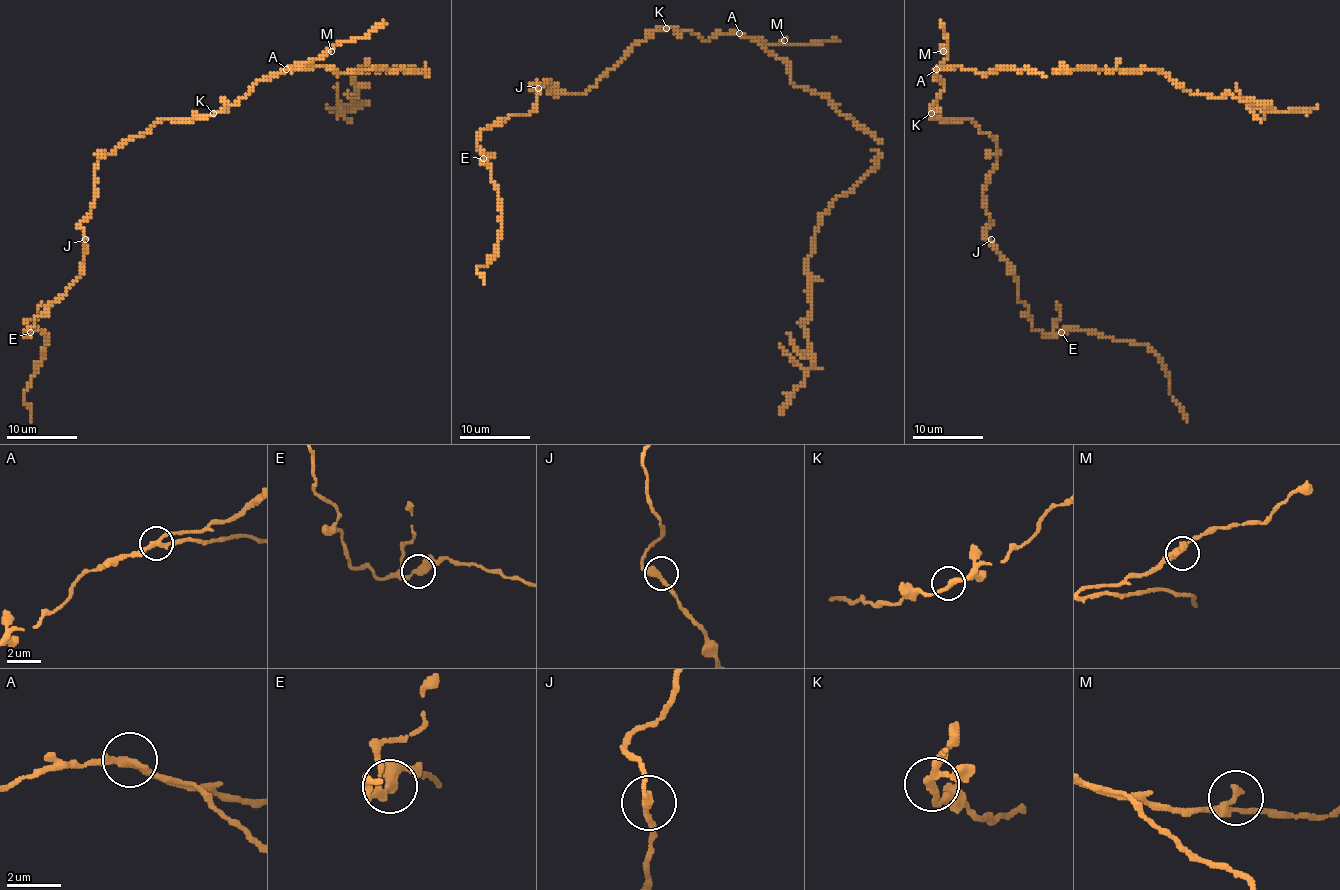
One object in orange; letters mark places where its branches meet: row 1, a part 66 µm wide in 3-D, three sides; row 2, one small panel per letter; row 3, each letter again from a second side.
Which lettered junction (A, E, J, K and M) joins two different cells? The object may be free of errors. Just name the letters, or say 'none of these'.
A

